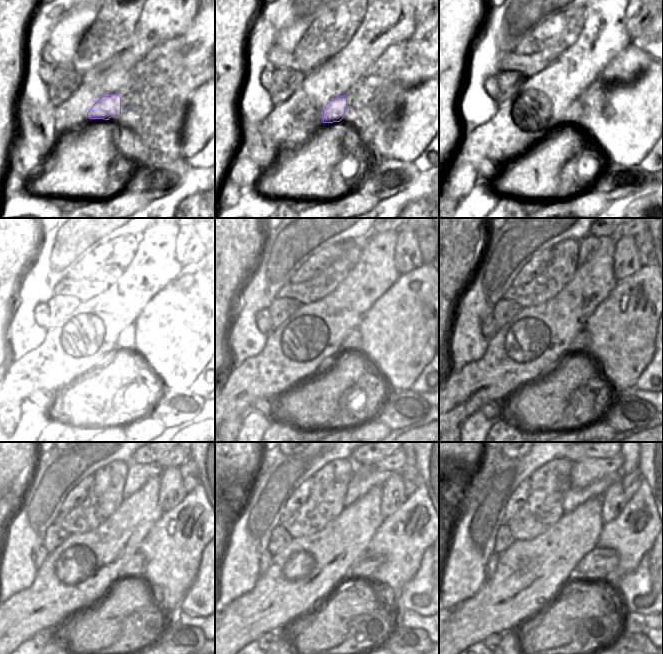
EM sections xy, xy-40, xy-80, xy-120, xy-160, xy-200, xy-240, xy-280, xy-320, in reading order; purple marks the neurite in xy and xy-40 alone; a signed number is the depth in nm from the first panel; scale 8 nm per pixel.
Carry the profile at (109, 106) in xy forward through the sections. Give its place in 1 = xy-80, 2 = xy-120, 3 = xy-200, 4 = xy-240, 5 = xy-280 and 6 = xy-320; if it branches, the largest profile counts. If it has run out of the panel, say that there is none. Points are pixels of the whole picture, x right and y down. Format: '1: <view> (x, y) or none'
1: xy-80 (574, 112)
2: xy-120 (126, 340)
3: xy-200 (581, 342)
4: xy-240 (136, 565)
5: xy-280 (365, 566)
6: xy-320 (599, 562)

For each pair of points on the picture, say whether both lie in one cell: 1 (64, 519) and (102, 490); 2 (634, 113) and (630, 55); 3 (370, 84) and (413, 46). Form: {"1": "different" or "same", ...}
{"1": "same", "2": "different", "3": "different"}

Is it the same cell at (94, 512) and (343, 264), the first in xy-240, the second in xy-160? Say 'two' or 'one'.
one

